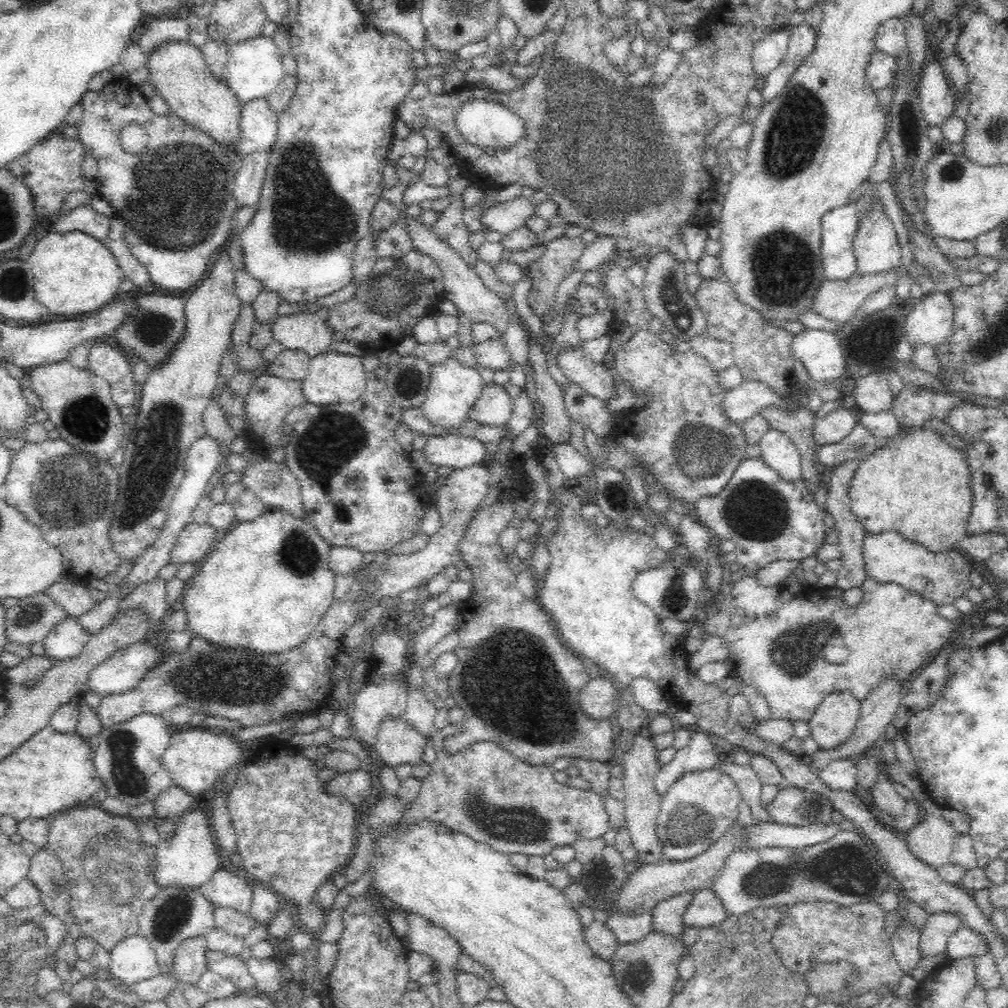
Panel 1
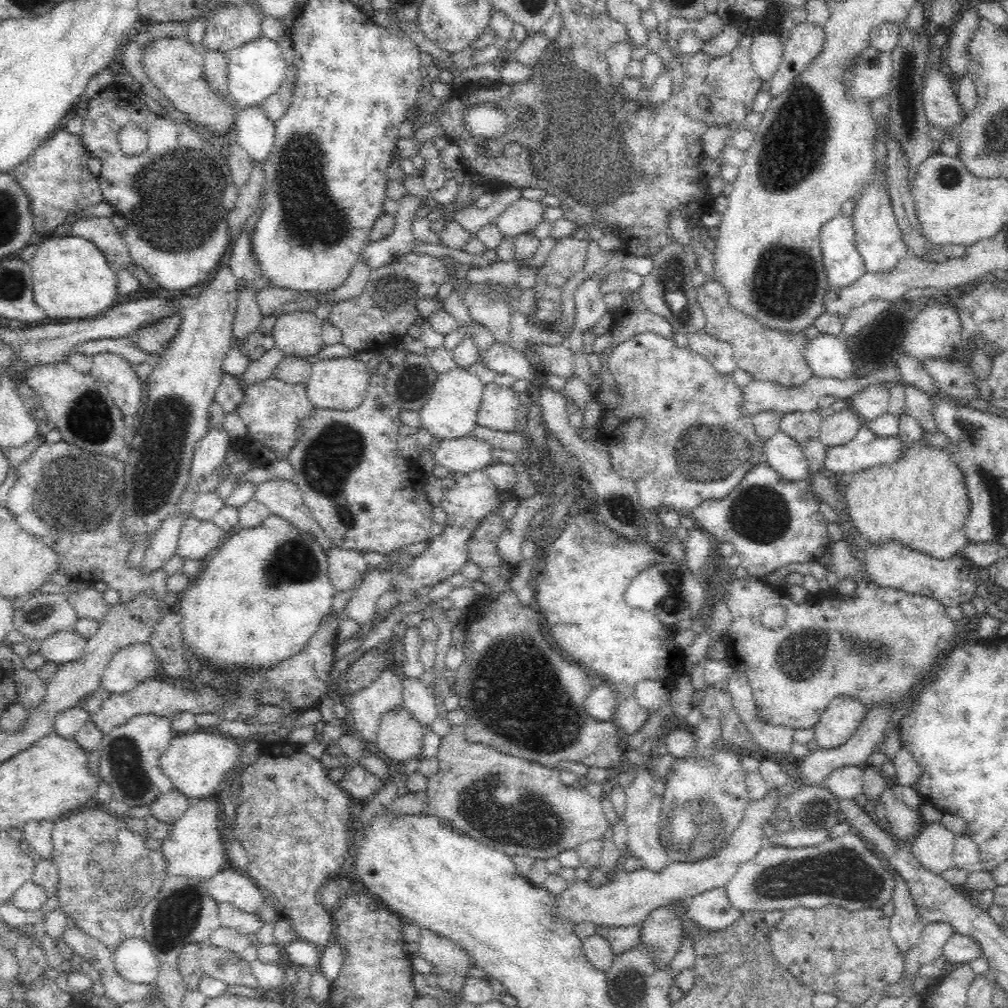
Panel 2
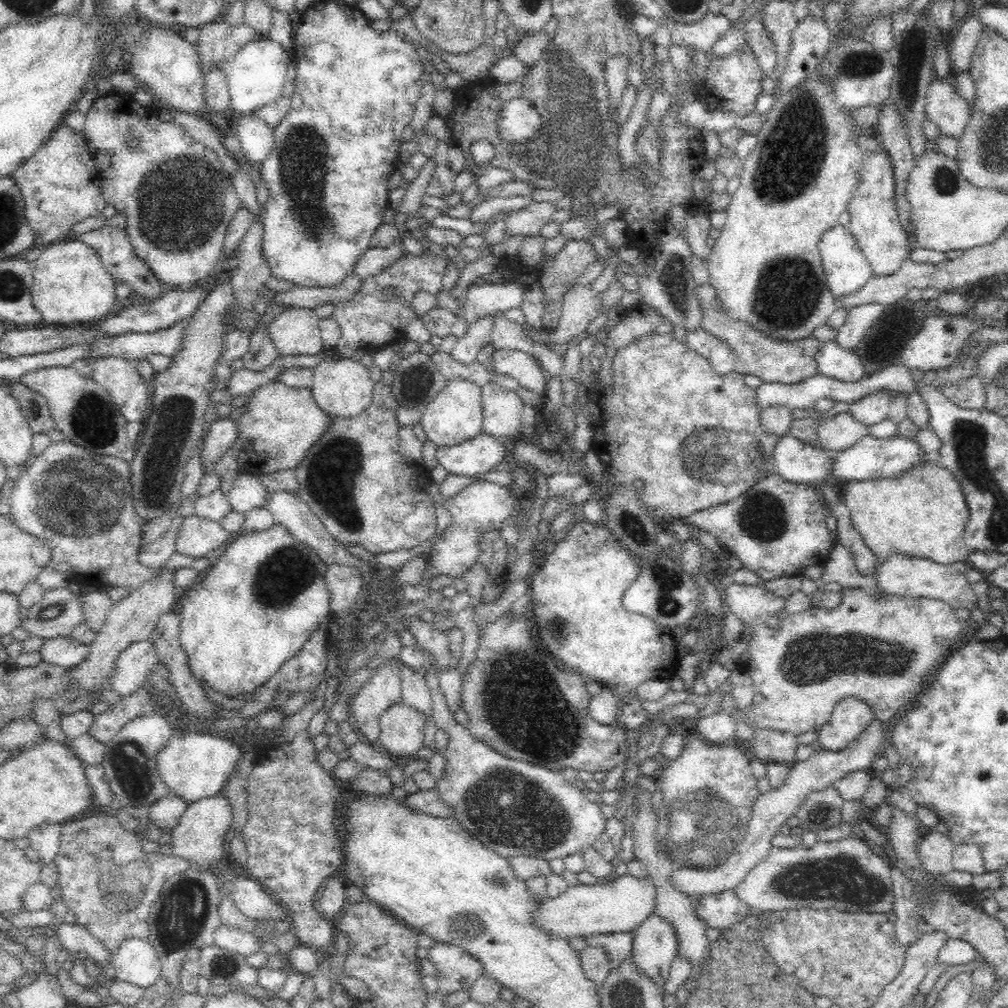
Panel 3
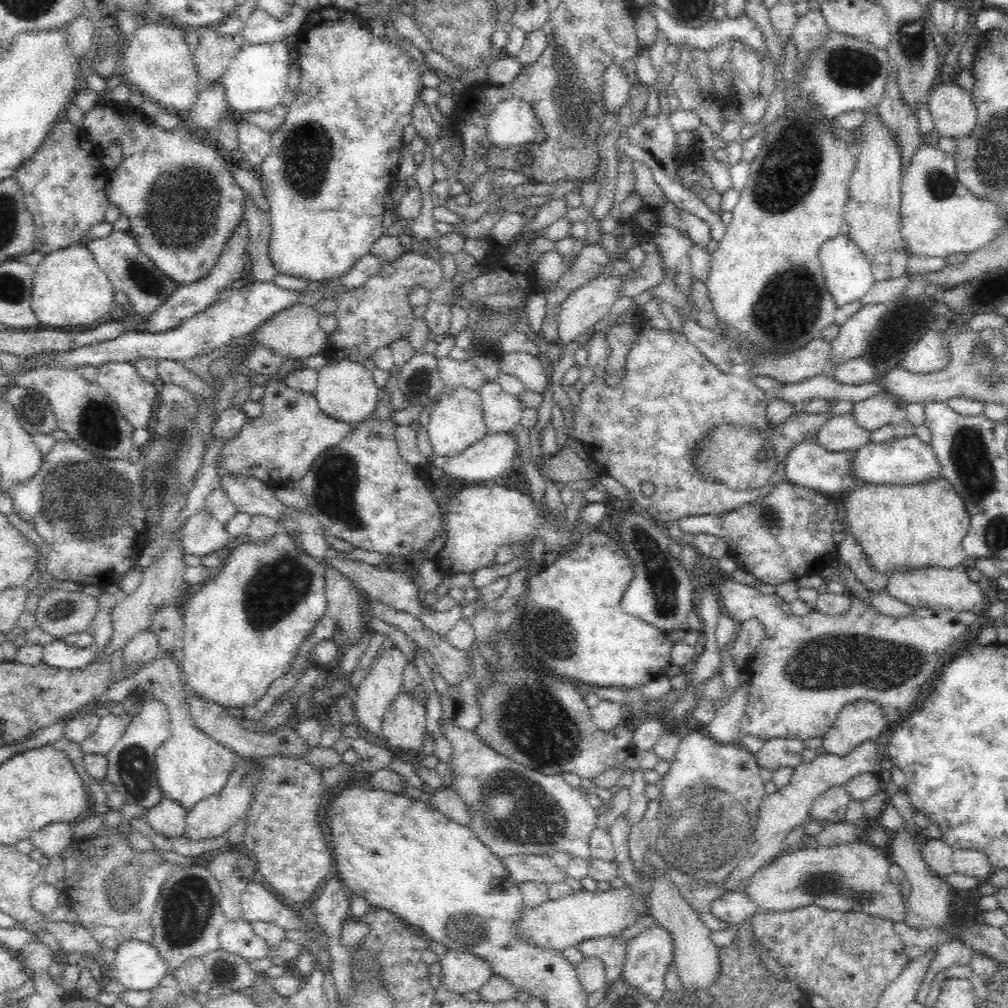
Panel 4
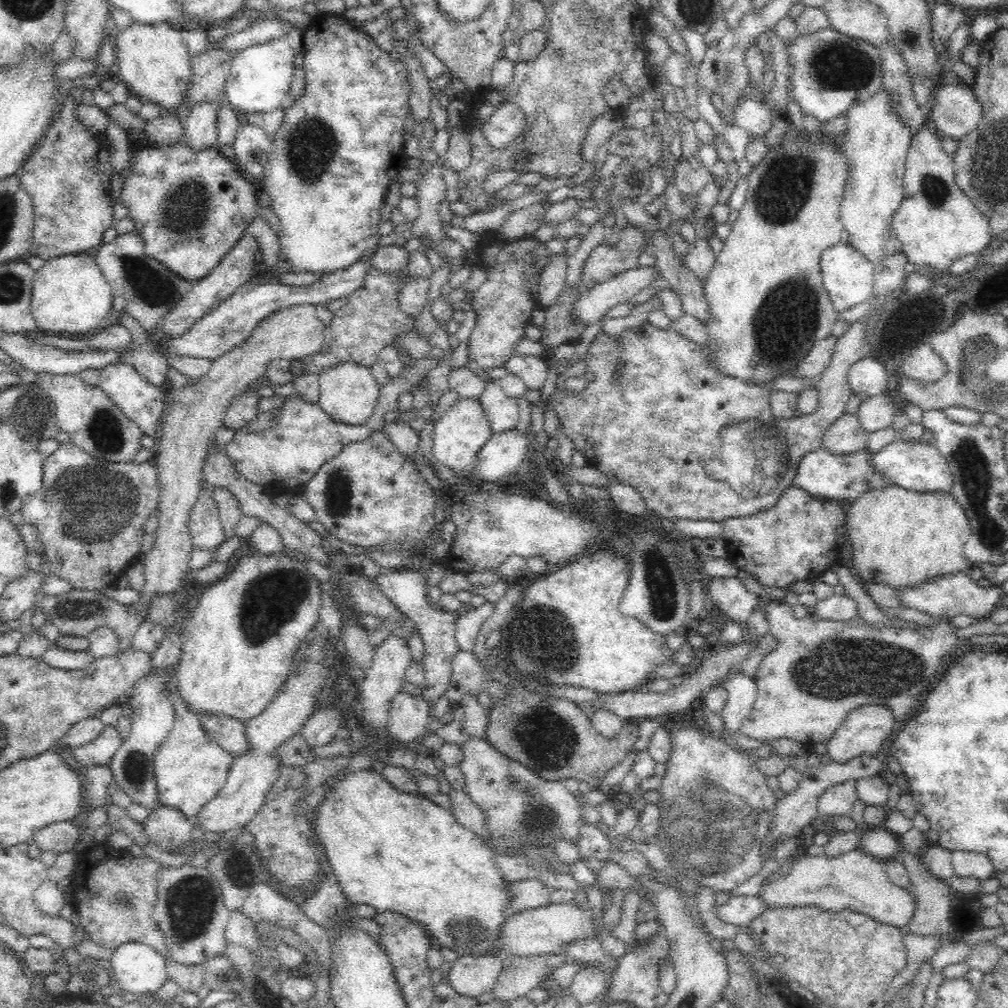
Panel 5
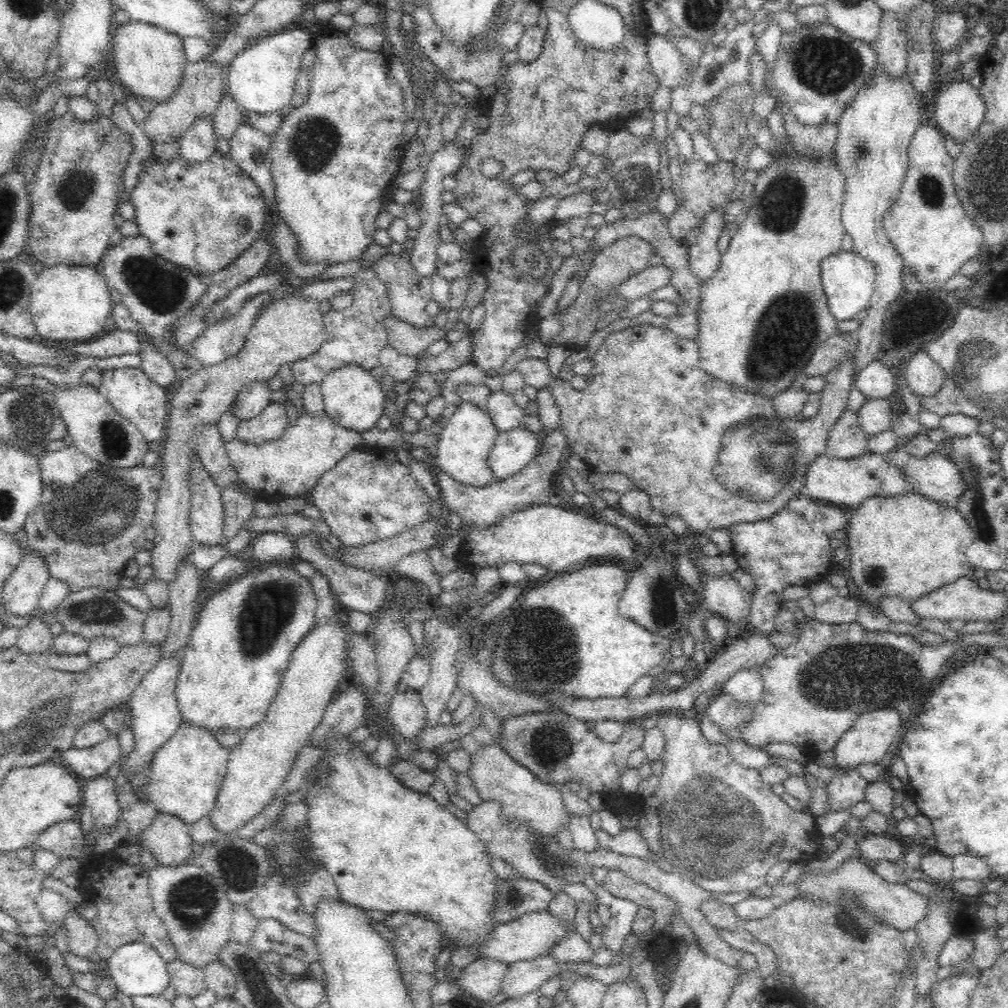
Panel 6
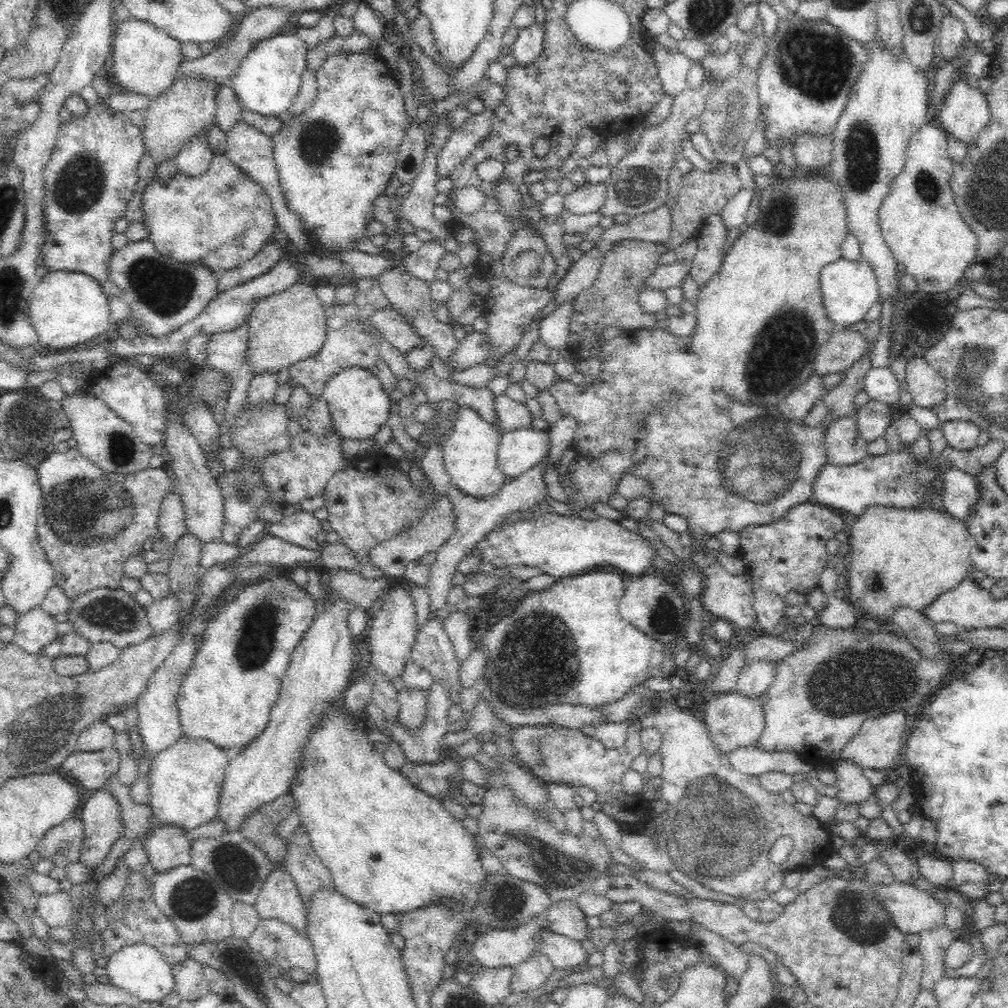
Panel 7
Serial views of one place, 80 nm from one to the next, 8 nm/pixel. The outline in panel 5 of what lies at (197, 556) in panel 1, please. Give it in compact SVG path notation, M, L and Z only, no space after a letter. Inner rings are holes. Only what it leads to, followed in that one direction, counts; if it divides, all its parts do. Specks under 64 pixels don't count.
M203 479L199 494L189 515L188 529L192 535L192 547L217 551L227 539L220 521L220 507L216 503L216 489Z

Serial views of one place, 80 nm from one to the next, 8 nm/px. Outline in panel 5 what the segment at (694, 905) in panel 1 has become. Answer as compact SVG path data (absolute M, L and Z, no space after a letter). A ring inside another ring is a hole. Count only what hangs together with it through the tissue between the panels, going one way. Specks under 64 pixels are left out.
M736 895L722 906L715 907L719 920L735 924L743 929L750 927L755 918L768 910L769 906L760 897Z

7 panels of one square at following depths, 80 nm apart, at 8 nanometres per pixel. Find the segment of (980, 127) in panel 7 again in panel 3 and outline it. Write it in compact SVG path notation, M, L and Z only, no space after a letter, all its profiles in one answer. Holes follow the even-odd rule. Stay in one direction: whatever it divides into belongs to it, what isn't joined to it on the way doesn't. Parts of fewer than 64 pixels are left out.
M937 79L931 82L925 104L925 114L928 120L938 128L940 136L948 136L954 139L960 139L964 136L966 130L968 130L968 126L970 126L970 122L972 122L972 111L972 103L968 102L956 90L956 87L948 83L946 79Z

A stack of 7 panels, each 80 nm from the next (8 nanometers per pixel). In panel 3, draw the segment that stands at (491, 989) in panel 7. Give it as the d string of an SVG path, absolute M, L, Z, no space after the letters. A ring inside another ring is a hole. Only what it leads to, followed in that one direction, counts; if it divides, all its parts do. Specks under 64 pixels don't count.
M436 943L436 948L430 950L429 960L438 969L439 993L469 991L478 978L486 975L478 960L456 946Z

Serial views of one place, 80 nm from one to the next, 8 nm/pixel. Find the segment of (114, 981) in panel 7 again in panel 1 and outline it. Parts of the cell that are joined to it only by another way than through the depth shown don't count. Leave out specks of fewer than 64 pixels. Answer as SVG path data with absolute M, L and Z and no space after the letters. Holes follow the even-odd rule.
M136 935L122 940L111 952L110 971L124 987L137 986L138 982L159 975L156 952L146 938Z

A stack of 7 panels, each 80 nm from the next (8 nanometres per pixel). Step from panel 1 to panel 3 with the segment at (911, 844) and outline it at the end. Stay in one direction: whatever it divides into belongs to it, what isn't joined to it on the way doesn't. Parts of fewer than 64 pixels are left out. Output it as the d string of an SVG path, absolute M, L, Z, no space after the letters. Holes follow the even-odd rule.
M923 831L918 843L918 852L923 867L930 874L941 879L942 876L953 870L952 855L954 847L947 834Z

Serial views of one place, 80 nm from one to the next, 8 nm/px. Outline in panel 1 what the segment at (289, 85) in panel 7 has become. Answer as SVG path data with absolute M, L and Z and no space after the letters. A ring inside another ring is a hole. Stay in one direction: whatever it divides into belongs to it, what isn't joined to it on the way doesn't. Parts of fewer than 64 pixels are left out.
M258 36L249 39L248 42L236 44L228 50L229 60L227 64L228 89L236 95L240 104L248 104L250 101L265 99L272 94L285 75L283 55L278 49L273 38Z

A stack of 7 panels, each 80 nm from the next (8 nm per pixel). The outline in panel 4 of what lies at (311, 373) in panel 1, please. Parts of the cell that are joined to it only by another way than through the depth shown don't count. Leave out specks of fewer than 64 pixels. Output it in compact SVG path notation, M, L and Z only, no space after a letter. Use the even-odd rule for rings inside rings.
M343 360L326 364L318 371L315 397L320 410L334 420L352 425L362 422L375 410L378 392L372 373L362 363Z

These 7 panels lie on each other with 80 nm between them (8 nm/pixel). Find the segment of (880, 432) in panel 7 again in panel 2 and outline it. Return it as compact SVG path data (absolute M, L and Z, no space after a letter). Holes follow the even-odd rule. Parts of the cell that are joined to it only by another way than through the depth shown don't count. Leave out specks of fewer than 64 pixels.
M884 383L868 385L850 400L850 408L864 421L879 419L887 413L889 387Z

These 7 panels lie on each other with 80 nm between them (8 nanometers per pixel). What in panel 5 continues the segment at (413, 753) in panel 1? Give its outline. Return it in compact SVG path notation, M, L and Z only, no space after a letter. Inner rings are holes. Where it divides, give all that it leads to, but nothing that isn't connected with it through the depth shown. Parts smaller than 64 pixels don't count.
M401 691L389 705L385 728L401 745L411 744L434 724L430 707L421 696Z

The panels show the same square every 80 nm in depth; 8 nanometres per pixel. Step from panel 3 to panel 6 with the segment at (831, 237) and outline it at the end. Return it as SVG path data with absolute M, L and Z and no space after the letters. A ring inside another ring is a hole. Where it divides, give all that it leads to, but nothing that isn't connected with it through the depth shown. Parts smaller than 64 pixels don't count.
M840 251L823 260L821 265L821 285L828 305L836 322L855 319L855 316L869 306L875 289L875 269L868 259L856 253Z

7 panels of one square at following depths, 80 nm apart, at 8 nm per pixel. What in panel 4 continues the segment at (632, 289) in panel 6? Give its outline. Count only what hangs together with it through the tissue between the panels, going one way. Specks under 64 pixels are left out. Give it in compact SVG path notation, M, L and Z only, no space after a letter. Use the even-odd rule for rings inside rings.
M640 270L628 273L631 276L608 276L591 280L588 284L575 290L562 303L559 313L559 342L567 345L571 341L579 339L586 330L592 329L596 322L607 317L613 304L622 296L621 289L626 288L631 282L636 281L641 275Z

